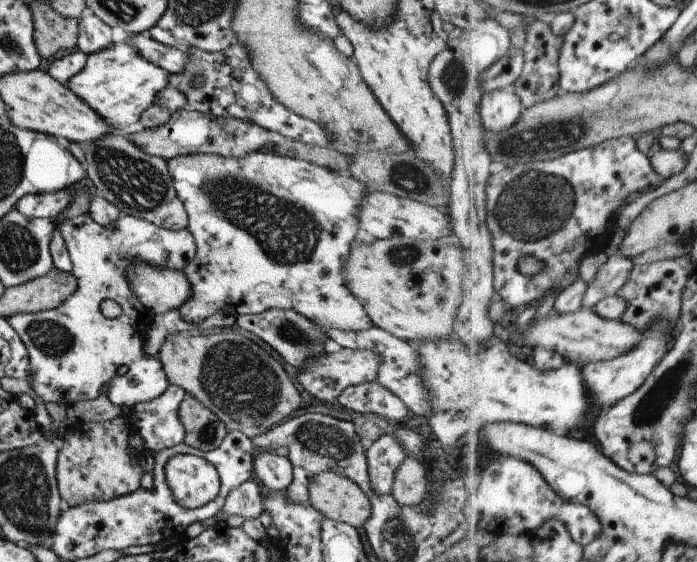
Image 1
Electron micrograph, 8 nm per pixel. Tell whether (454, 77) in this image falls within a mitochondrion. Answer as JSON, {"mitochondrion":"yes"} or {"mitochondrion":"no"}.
{"mitochondrion":"yes"}

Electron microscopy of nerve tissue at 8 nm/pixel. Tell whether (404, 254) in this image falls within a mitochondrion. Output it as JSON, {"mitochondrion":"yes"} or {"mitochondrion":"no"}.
{"mitochondrion":"yes"}

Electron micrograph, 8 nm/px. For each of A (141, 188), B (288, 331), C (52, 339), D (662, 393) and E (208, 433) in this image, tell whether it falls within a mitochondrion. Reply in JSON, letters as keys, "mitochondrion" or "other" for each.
{"A":"mitochondrion","B":"mitochondrion","C":"mitochondrion","D":"mitochondrion","E":"mitochondrion"}

